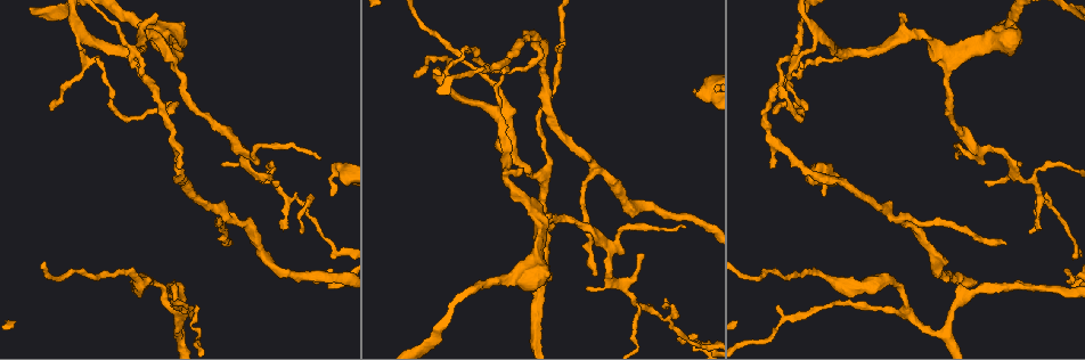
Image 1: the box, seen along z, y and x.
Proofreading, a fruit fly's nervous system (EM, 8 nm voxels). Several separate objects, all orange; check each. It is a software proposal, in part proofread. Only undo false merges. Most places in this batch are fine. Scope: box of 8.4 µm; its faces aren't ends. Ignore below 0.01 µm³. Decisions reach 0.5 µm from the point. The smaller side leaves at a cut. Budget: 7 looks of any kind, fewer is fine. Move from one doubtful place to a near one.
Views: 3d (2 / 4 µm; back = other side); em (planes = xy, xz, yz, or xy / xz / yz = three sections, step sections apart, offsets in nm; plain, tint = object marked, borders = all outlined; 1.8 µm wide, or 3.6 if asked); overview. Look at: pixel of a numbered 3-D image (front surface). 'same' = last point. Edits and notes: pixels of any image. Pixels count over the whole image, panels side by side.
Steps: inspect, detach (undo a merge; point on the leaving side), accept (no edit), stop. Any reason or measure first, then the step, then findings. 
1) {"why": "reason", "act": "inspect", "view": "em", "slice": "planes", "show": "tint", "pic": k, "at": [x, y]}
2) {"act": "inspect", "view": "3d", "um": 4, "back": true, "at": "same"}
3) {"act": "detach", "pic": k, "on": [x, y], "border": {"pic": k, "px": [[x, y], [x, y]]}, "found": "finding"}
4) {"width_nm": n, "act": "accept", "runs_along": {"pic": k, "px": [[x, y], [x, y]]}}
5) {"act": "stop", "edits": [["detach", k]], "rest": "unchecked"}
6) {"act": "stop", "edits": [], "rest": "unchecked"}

{"why": "thick turns thin", "act": "inspect", "view": "em", "slice": "xy", "step": 4, "show": "tint", "pic": 1, "at": [518, 276]}

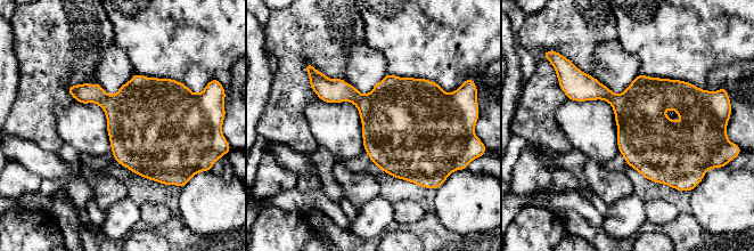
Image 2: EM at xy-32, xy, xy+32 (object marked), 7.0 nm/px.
{"act": "inspect", "view": "em", "slice": "planes", "show": "tint", "at": "same"}

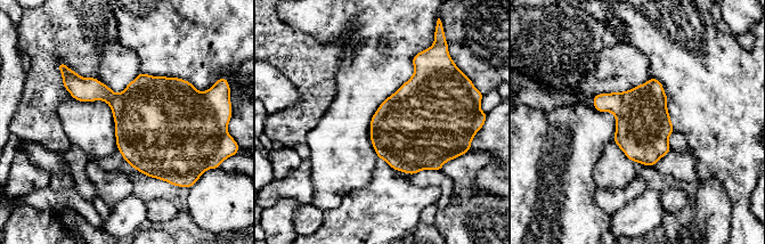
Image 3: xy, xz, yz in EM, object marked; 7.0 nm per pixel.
{"act": "accept", "found": "all the same cell"}

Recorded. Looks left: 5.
{"why": "a fork", "act": "inspect", "view": "3d", "um": 4, "back": true, "pic": 1, "at": [241, 149]}

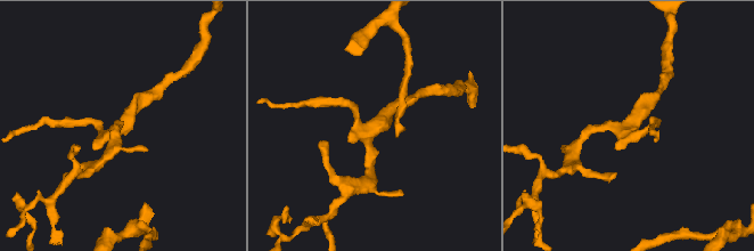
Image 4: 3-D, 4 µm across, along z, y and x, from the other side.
{"arms": 3, "act": "inspect", "view": "em", "slice": "planes", "show": "plain", "pic": 4, "at": [626, 127]}

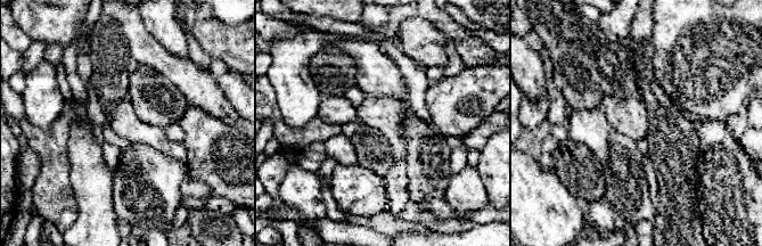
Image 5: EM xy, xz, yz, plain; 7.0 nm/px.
{"why": "with the object marked", "act": "inspect", "view": "em", "slice": "planes", "show": "tint", "at": "same"}

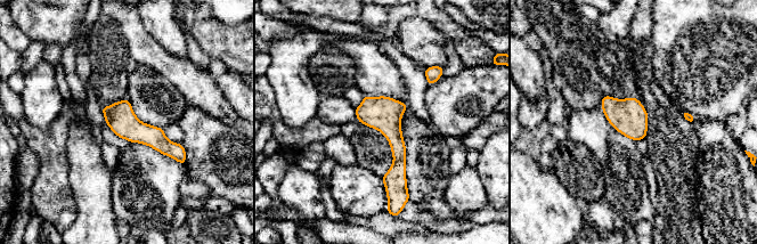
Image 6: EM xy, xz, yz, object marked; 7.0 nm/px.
{"width_nm": 200, "act": "accept", "found": "continuous, no second cell"}

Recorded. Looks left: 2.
{"why": "three arms meet", "act": "inspect", "view": "em", "slice": "xz", "step": 4, "show": "tint", "pic": 1, "at": [228, 218]}

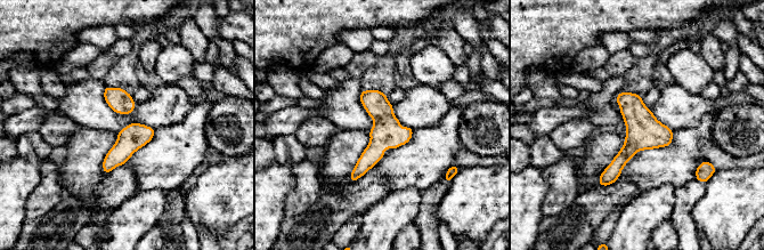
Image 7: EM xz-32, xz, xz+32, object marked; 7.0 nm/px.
{"why": "another direction", "act": "inspect", "view": "em", "slice": "planes", "show": "tint", "at": "same"}

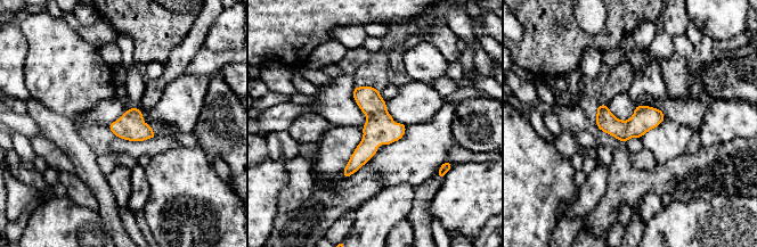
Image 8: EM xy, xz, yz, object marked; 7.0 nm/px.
{"act": "accept", "runs_along": {"pic": 8, "px": [[369, 89], [373, 137], [347, 173]]}, "found": "continuous, no second cell"}

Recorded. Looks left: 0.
{"act": "stop", "edits": [], "rest": "unchecked"}

